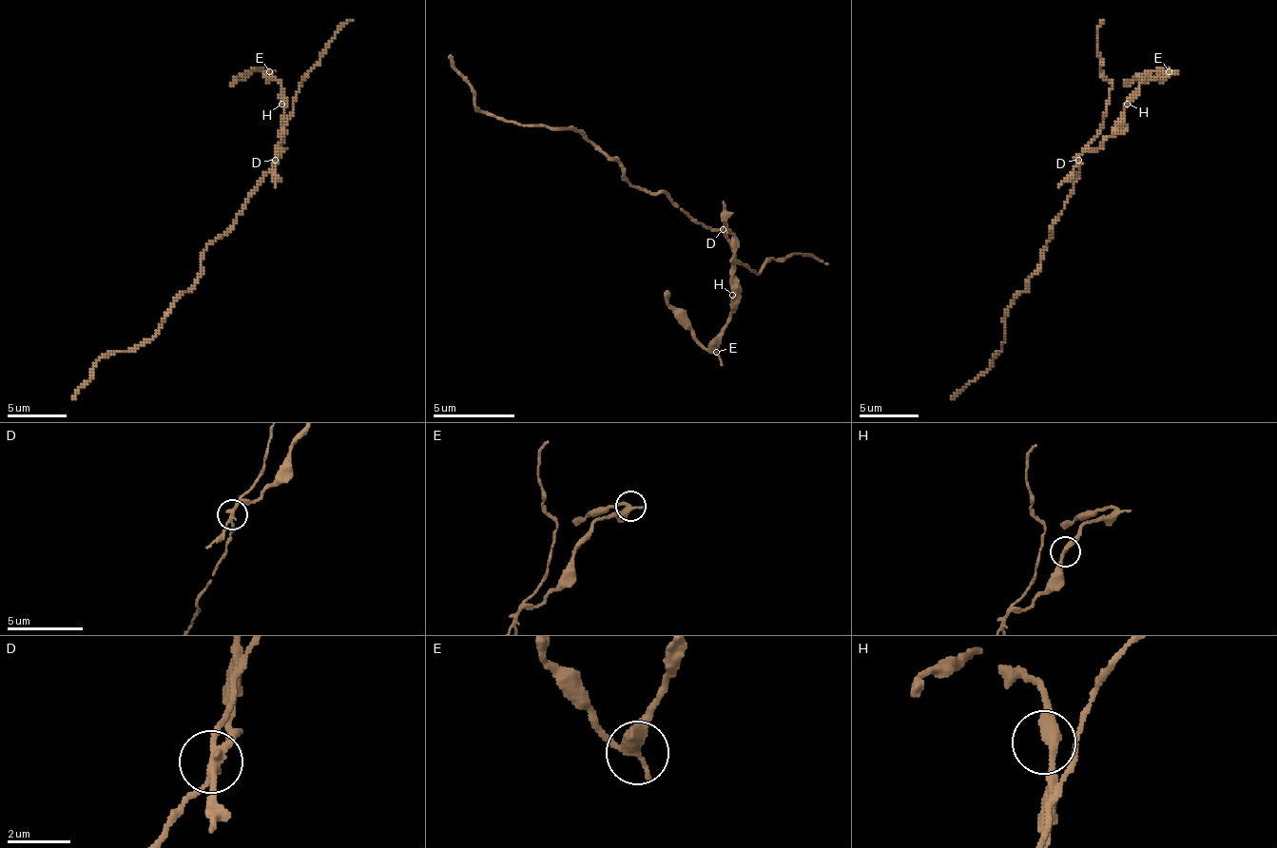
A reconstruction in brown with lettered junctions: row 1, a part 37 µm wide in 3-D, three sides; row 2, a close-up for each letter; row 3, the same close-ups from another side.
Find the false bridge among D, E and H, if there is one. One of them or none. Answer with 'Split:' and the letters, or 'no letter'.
Split: D

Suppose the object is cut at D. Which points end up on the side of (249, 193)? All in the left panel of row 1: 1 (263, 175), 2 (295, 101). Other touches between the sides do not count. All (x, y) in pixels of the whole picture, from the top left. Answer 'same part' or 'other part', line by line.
1: same part
2: same part

